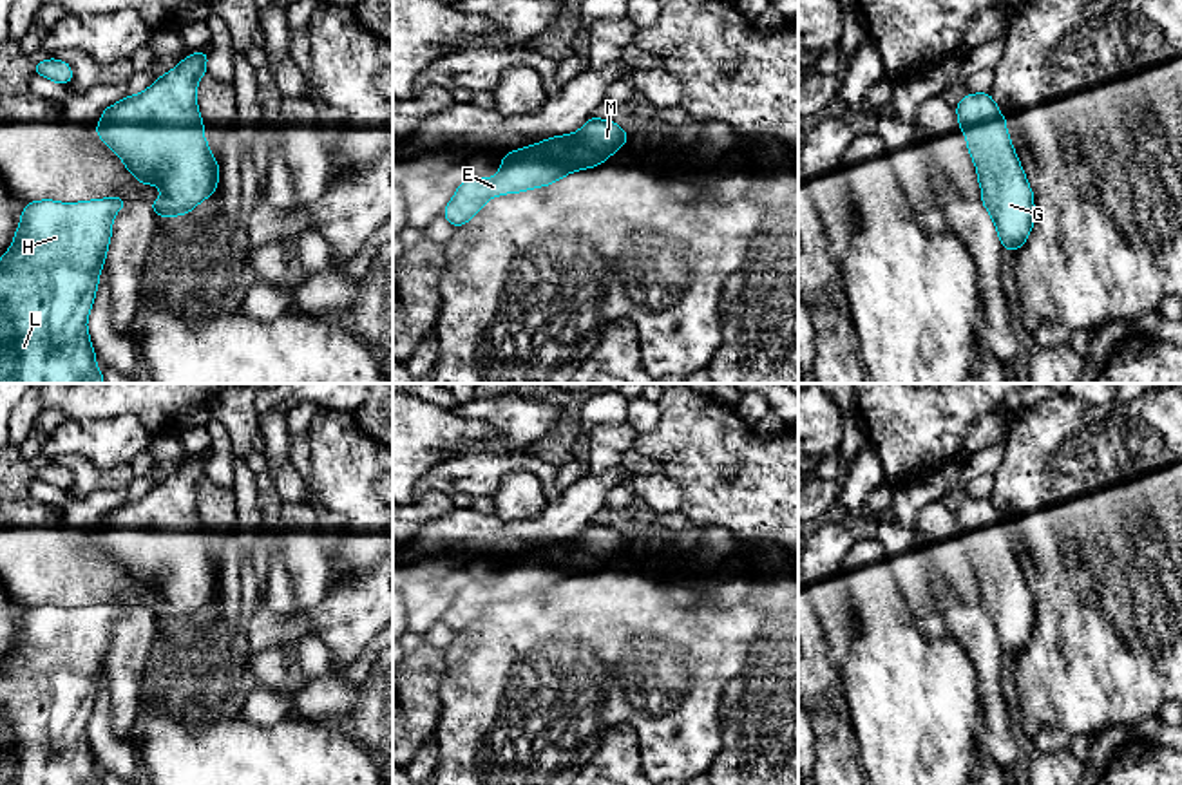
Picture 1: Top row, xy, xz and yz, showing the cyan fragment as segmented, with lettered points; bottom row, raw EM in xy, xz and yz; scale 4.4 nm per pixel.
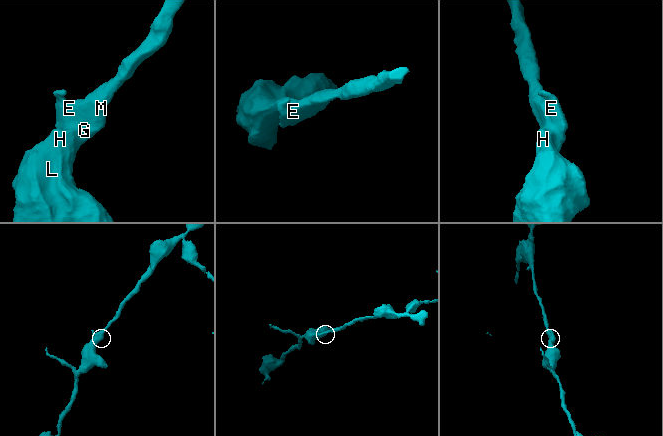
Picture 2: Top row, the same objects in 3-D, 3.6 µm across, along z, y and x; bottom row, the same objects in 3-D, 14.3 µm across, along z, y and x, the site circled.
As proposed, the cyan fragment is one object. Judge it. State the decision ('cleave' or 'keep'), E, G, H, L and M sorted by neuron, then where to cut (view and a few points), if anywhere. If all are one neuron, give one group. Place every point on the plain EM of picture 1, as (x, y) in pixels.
keep; E G H L M; no cut

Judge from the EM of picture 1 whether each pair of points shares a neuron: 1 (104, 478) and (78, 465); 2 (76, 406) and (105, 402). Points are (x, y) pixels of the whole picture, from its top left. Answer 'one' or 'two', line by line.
1: one
2: one

